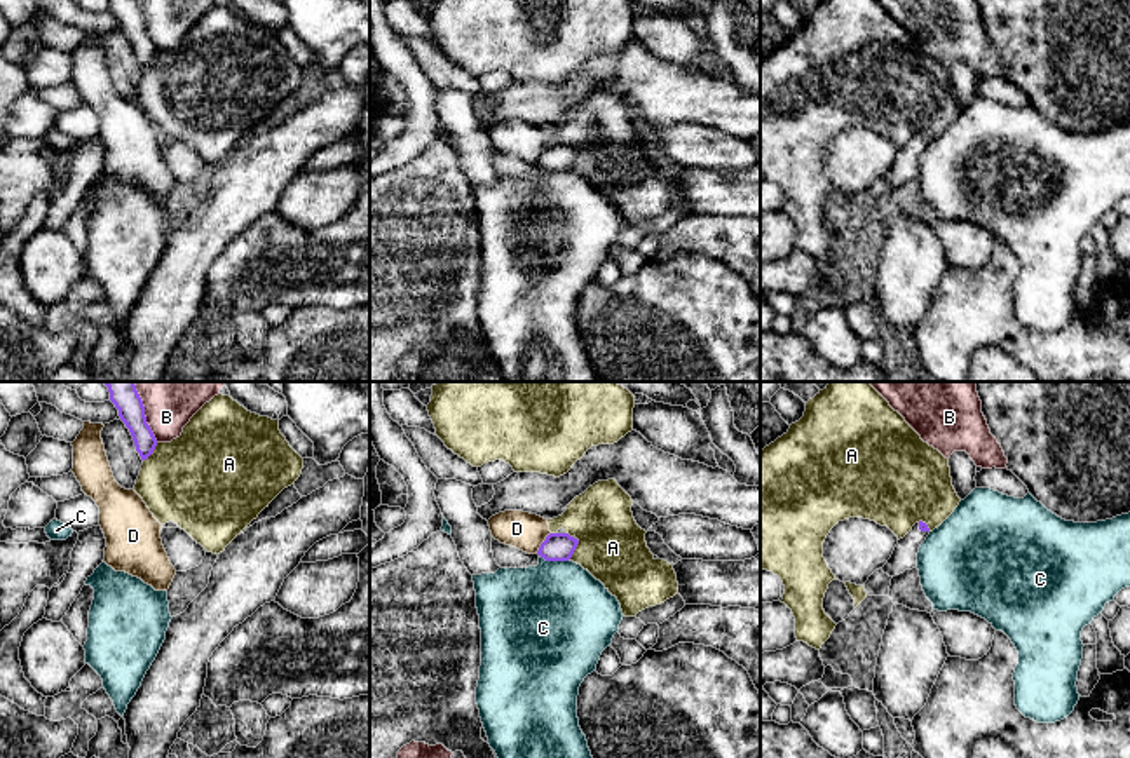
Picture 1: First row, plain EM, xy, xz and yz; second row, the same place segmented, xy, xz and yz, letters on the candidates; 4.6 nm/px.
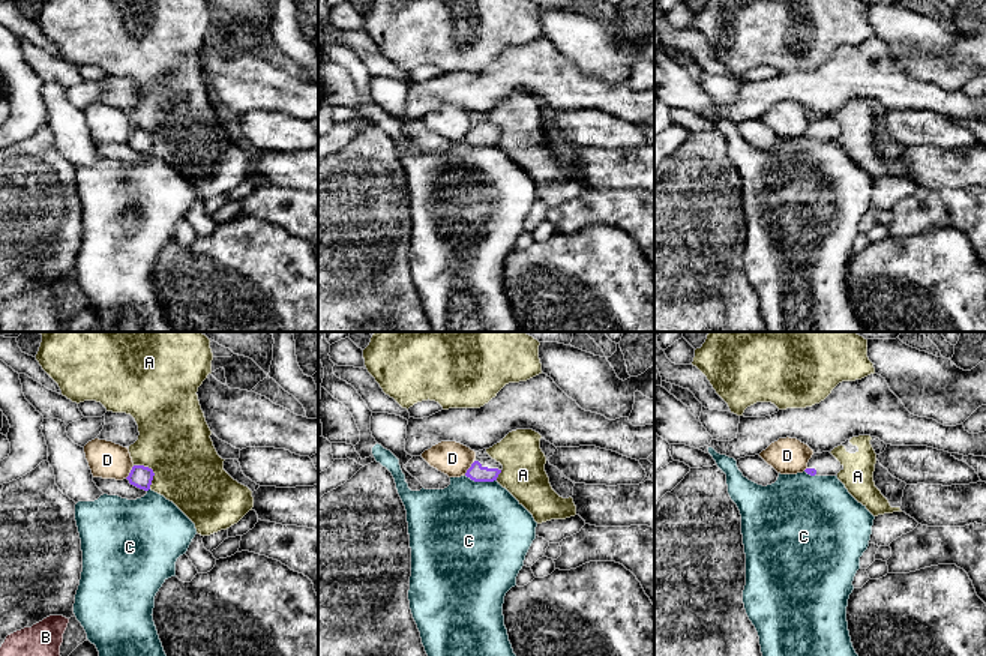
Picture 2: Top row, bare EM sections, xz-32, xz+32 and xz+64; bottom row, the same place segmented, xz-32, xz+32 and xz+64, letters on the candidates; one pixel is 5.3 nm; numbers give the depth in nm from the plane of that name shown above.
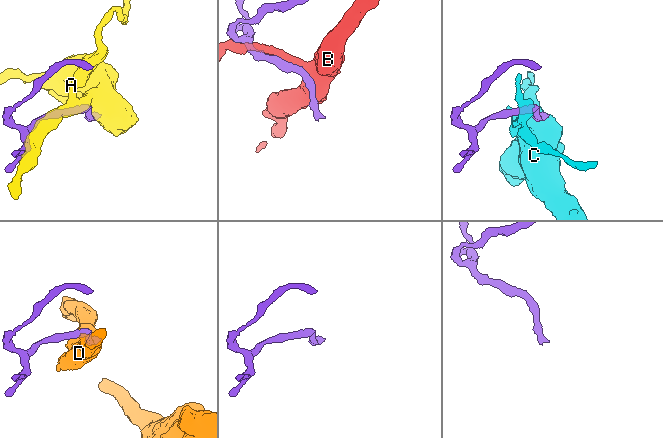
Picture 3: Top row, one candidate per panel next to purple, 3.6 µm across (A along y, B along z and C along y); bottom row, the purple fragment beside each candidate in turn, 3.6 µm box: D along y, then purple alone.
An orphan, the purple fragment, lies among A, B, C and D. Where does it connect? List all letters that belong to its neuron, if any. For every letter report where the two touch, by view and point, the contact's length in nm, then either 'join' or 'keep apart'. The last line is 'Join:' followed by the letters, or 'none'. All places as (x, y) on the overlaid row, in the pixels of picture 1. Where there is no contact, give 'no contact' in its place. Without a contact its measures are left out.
A: meets purple in xz at (574, 548); contact 110 nm long; keep apart
B: meets purple in xy at (143, 412); contact 300 nm long; keep apart
C: meets purple in xz at (555, 560); contact 150 nm long; keep apart
D: meets purple in xz at (543, 542); contact 120 nm long; keep apart
Join: none

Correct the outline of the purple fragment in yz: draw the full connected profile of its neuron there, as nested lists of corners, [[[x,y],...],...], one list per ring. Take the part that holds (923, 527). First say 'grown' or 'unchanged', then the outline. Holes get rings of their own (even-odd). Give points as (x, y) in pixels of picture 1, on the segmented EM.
grown; [[[922,521],[916,523],[912,530],[898,540],[891,558],[881,570],[889,577],[895,577],[903,573],[905,570],[917,568],[917,552],[928,535],[928,525]]]

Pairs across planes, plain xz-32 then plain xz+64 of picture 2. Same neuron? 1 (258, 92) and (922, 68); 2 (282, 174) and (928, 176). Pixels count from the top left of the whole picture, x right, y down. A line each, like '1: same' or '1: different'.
1: different
2: same

